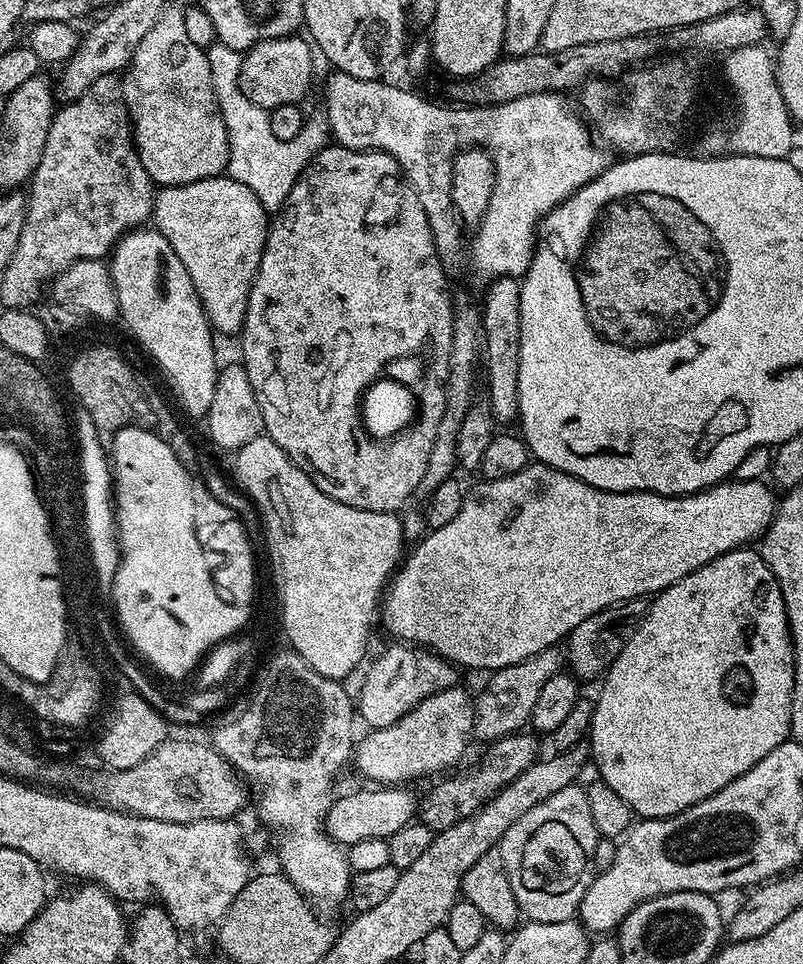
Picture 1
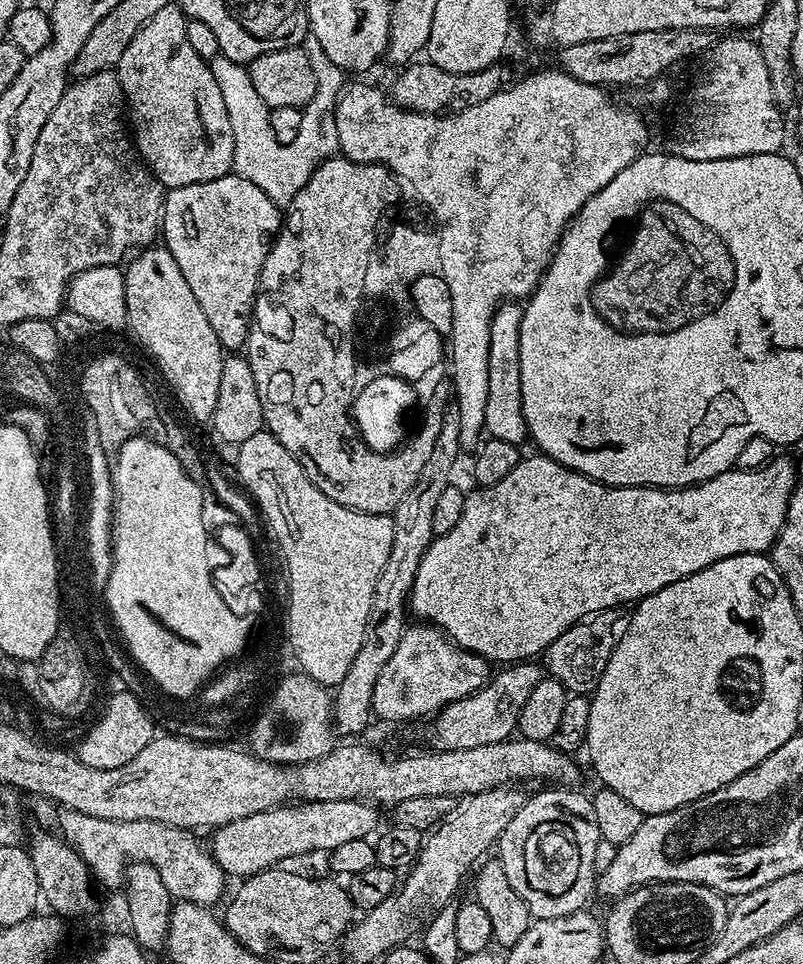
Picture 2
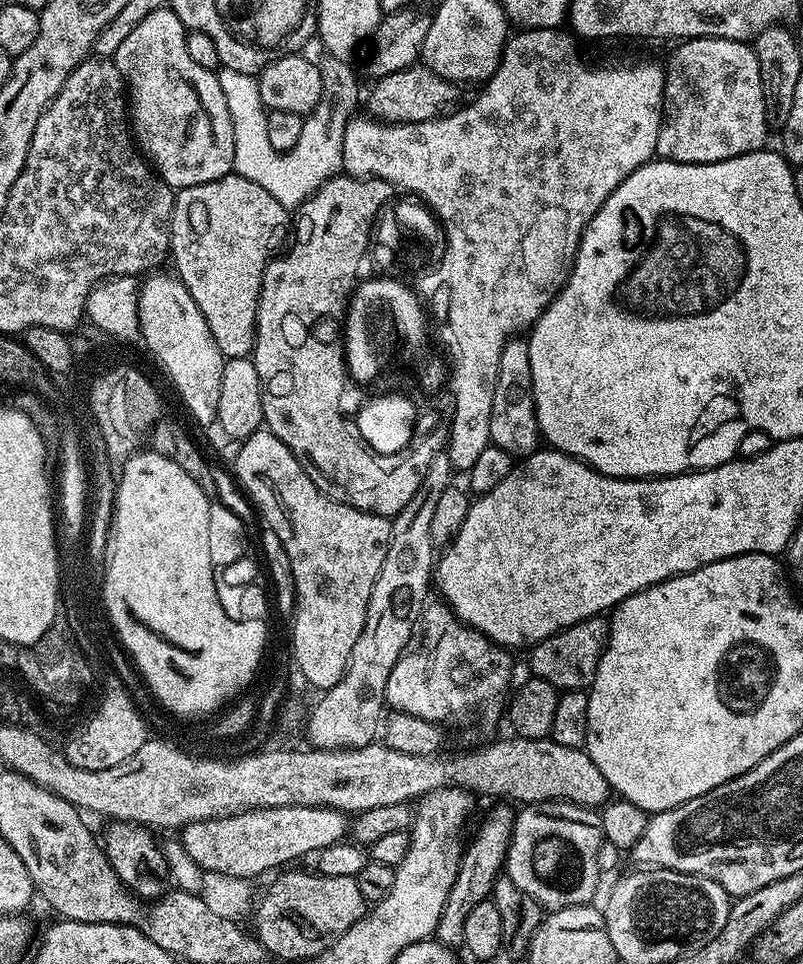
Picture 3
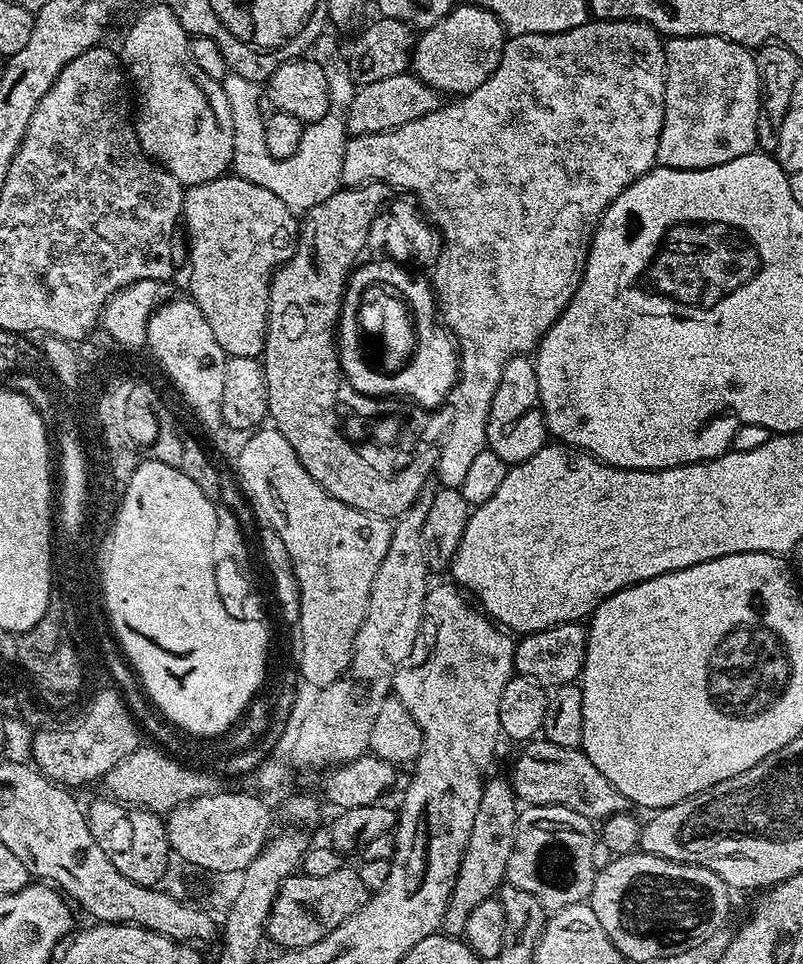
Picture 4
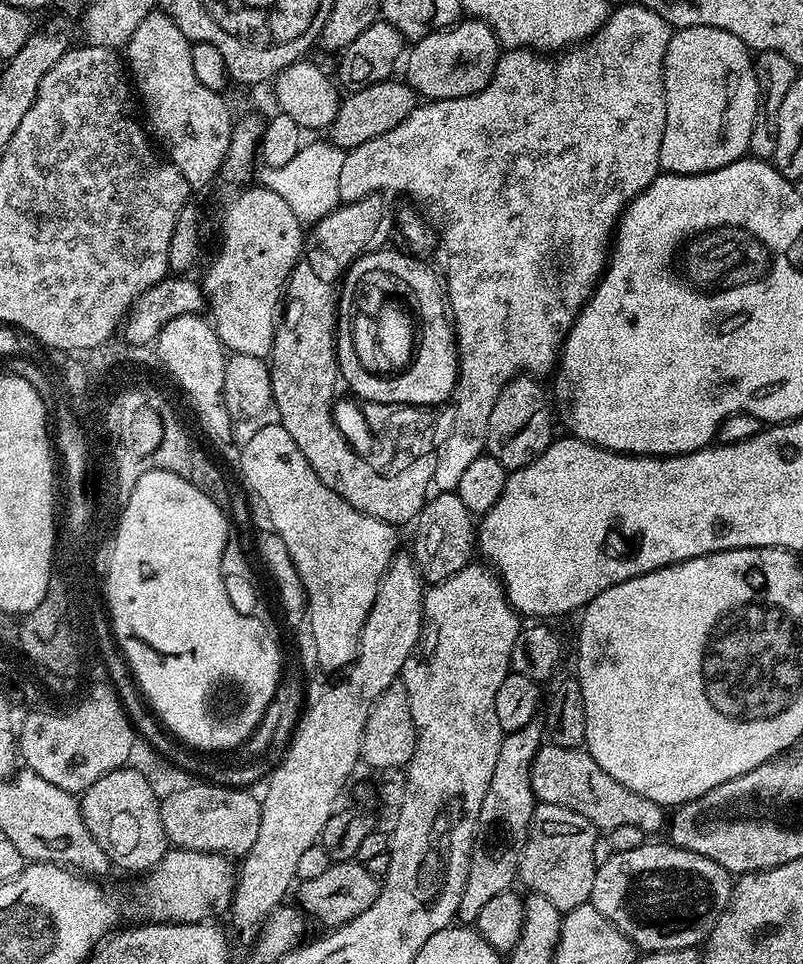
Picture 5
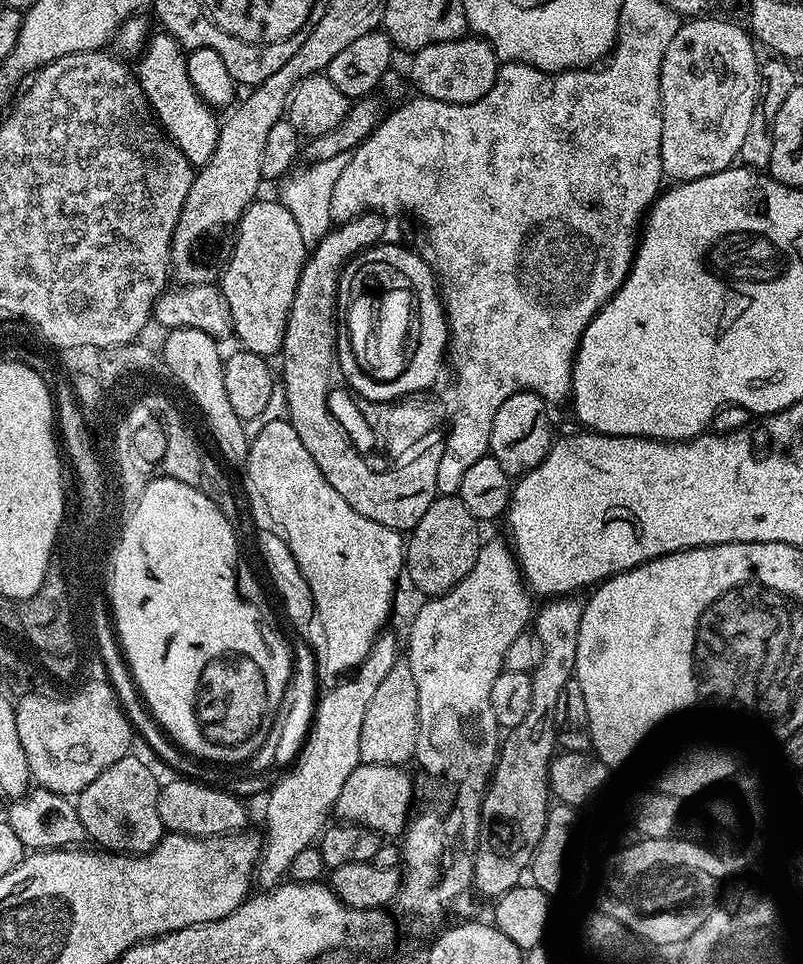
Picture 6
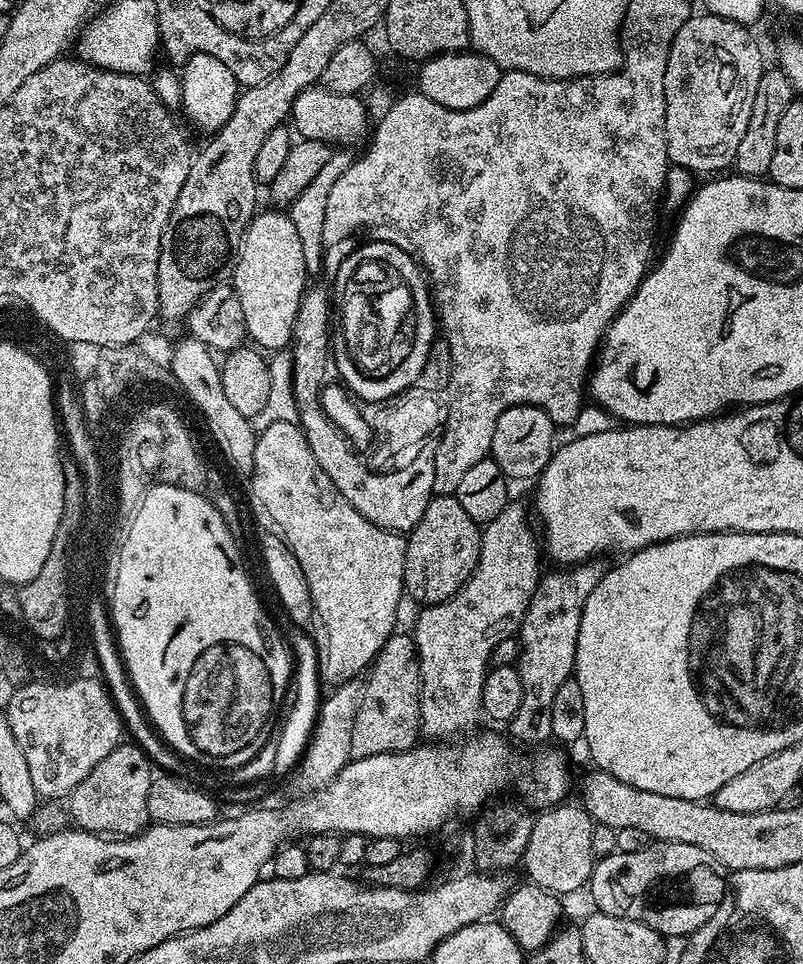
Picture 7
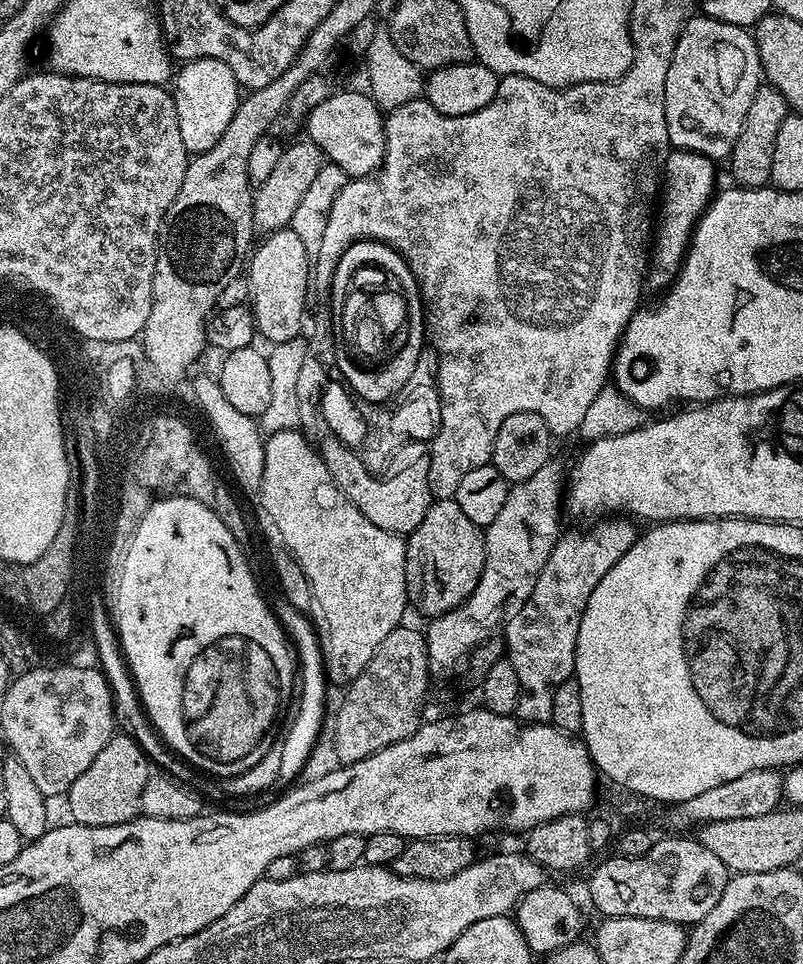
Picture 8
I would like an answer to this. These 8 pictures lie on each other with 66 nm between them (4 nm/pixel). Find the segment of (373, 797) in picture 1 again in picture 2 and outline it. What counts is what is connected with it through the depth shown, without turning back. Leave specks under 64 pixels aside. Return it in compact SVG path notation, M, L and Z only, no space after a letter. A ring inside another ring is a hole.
M309 800L295 806L271 808L262 814L250 814L250 818L238 818L238 822L223 824L215 829L211 833L210 851L229 877L247 878L255 872L283 865L288 862L284 860L291 856L304 856L307 852L331 854L346 842L369 839L377 831L376 823L380 820L376 812L379 812L377 805L366 800Z

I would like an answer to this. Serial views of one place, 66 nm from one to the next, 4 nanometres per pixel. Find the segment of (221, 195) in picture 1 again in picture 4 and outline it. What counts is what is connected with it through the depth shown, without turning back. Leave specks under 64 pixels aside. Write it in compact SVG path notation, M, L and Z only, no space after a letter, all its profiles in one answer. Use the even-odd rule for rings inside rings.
M225 174L216 180L211 180L205 184L199 184L193 188L188 188L184 193L184 211L182 213L183 227L188 227L188 236L192 239L192 253L188 256L188 288L190 299L196 303L198 310L210 322L210 330L214 330L214 338L218 338L218 346L222 346L225 354L237 356L238 358L257 358L264 351L264 335L268 329L268 303L270 302L270 288L272 286L272 276L282 267L296 252L298 243L298 216L292 212L282 198L270 194L262 186L258 186L249 180L243 180L241 176L235 174Z

